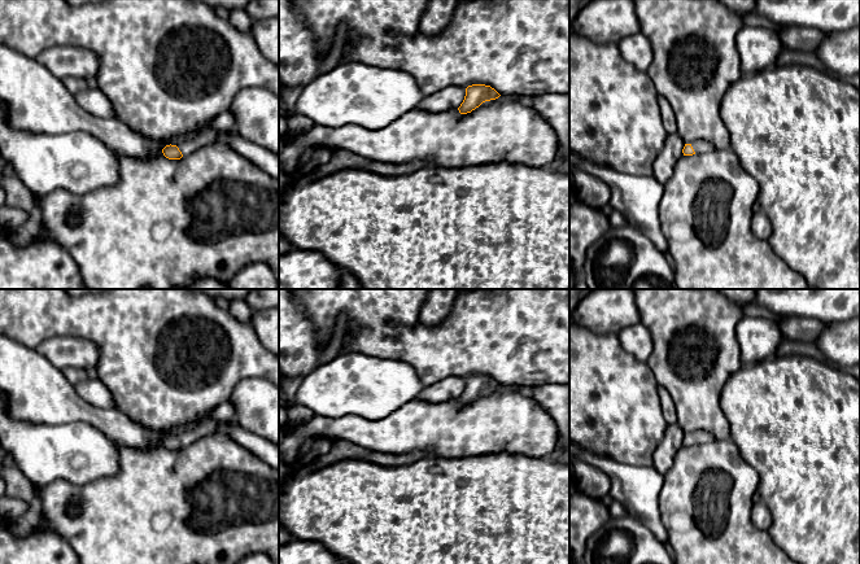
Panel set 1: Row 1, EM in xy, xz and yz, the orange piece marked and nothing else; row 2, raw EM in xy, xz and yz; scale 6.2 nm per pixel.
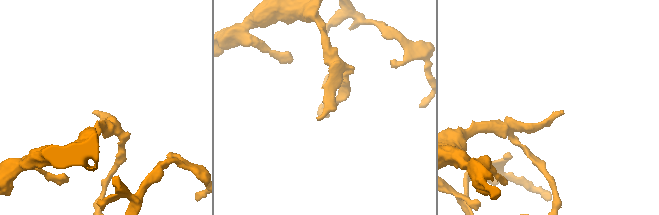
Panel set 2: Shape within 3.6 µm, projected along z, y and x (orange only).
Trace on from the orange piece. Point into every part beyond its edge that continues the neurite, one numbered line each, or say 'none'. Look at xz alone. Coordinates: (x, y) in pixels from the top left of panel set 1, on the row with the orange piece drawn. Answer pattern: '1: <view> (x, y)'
none

